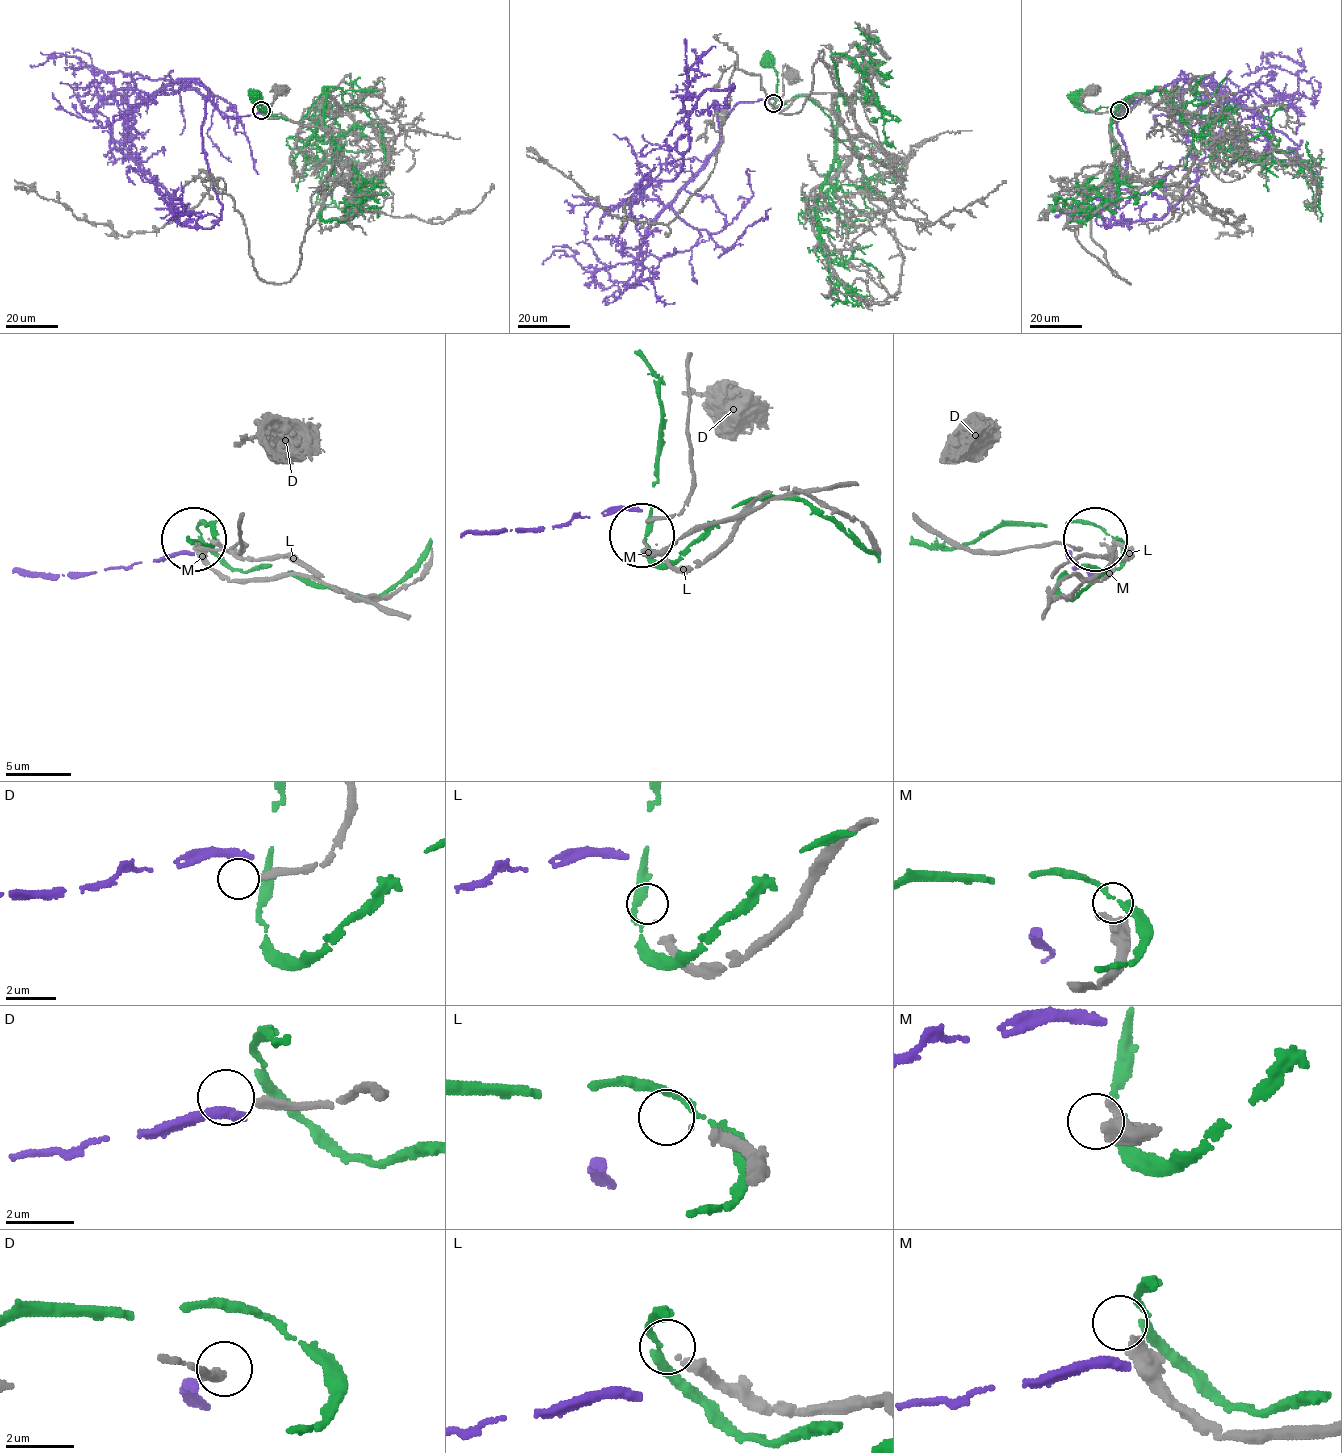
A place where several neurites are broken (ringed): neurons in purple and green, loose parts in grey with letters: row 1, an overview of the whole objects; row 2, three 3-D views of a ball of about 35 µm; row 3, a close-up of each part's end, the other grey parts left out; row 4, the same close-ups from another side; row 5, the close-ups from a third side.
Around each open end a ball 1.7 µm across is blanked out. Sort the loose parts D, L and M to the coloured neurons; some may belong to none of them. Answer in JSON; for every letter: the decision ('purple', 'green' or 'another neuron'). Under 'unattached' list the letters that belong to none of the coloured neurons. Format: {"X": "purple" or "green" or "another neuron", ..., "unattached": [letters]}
{"D": "another neuron", "L": "another neuron", "M": "another neuron", "unattached": ["D", "L", "M"]}

